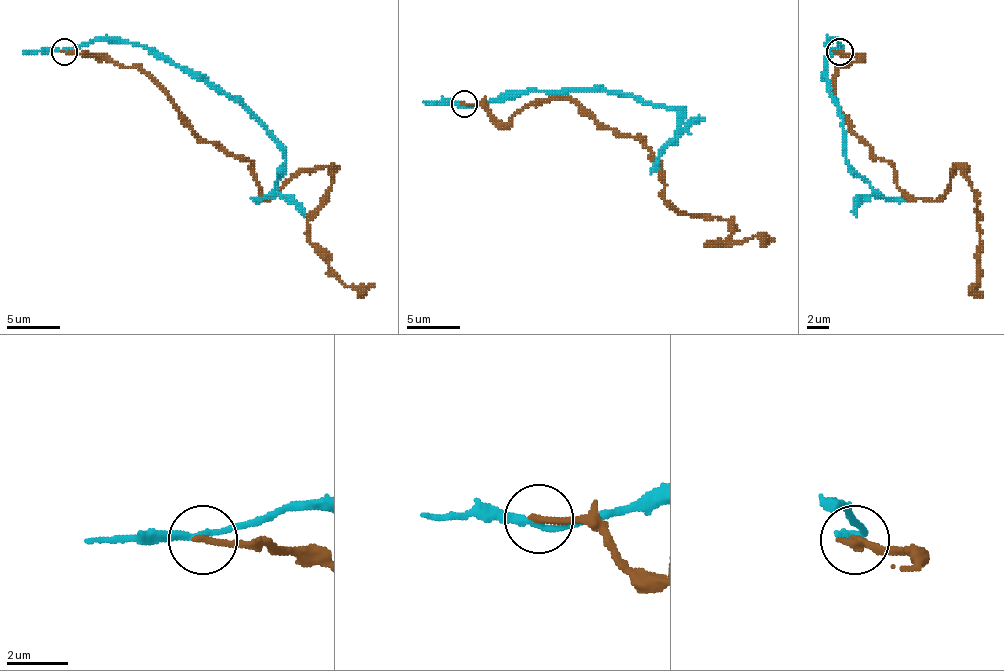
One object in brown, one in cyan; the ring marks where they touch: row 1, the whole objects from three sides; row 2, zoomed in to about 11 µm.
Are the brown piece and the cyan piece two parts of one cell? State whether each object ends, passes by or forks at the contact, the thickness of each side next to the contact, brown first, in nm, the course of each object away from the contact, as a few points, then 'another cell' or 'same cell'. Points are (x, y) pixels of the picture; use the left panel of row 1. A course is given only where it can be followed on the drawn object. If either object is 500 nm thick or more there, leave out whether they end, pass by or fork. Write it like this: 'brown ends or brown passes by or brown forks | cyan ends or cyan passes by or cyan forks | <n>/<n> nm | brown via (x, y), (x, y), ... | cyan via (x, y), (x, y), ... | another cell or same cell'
brown ends | cyan passes by | 240/200 nm | brown via (63, 51), (141, 67), (203, 139), (245, 158), (264, 201), (326, 166), (310, 243), (347, 286), (374, 284) | cyan via (63, 51), (96, 40), (138, 43), (200, 72), (232, 96), (277, 142), (285, 163), (267, 195), (251, 198) | another cell

